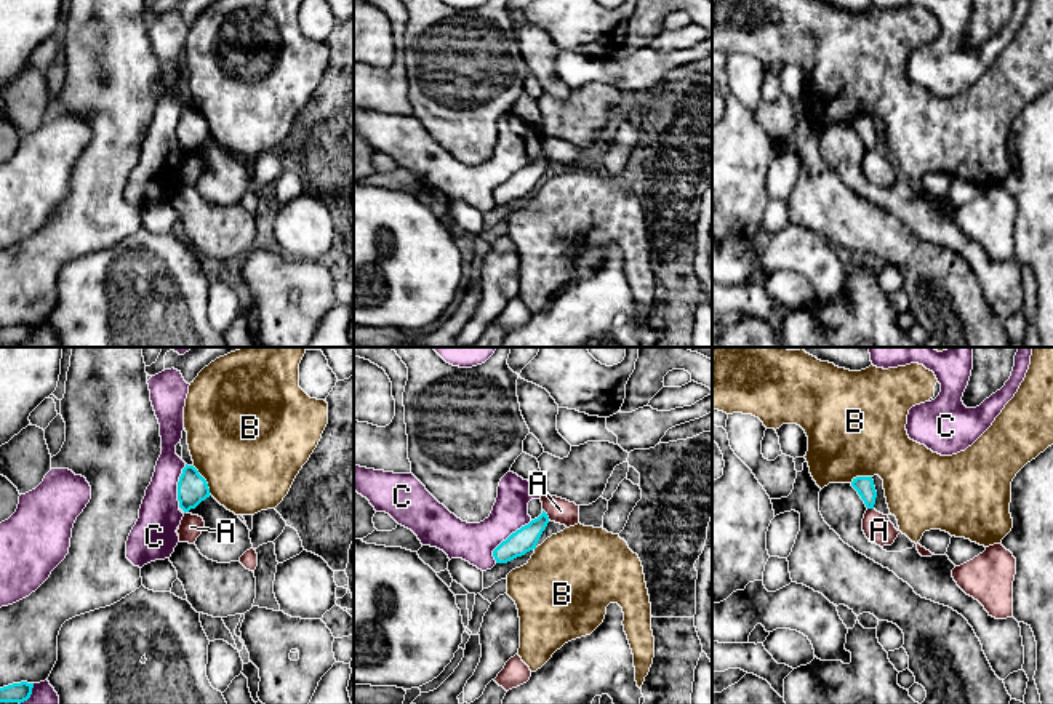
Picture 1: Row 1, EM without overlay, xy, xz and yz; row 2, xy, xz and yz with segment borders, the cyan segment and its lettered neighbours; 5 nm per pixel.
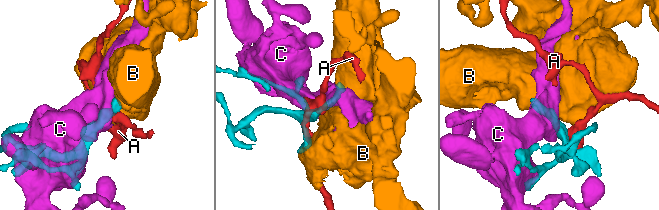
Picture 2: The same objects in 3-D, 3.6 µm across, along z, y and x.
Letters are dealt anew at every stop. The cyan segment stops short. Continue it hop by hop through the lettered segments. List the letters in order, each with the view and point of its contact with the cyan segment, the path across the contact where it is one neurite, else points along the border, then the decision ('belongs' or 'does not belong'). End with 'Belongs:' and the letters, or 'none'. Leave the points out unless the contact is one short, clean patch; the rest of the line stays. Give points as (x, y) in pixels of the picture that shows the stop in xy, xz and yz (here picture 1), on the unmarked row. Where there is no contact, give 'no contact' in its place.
A: xz (546, 156) | along xz (543, 151), (549, 160) | does not belong
B: xy (205, 122) | along xy (192, 108), (205, 122), (212, 136) | does not belong
C: xz (508, 180) | does not belong
Belongs: none

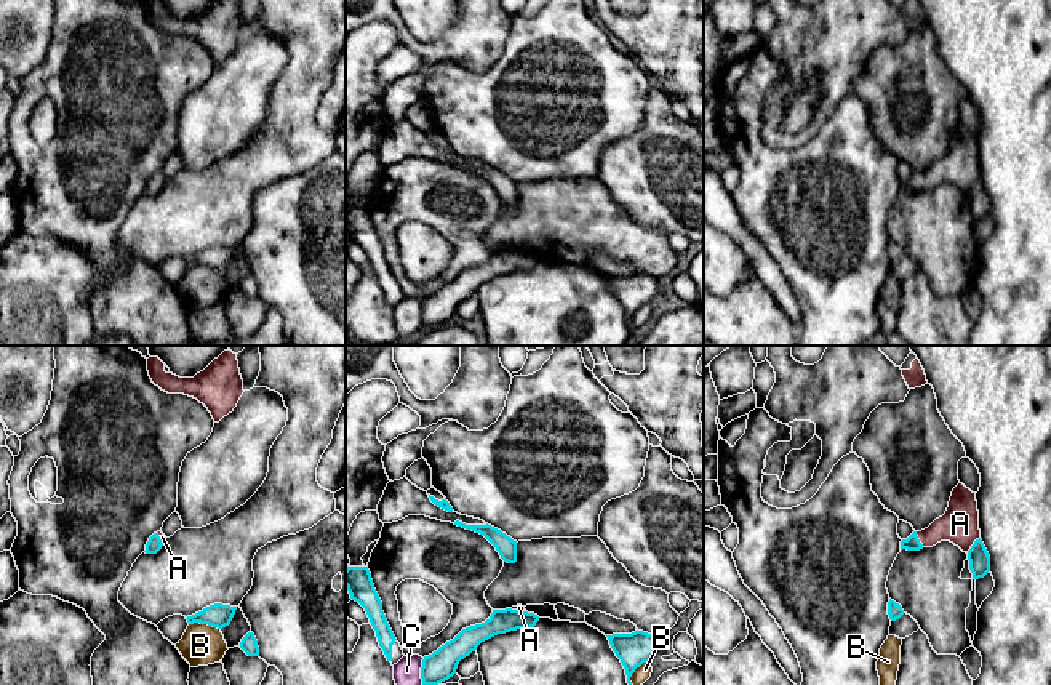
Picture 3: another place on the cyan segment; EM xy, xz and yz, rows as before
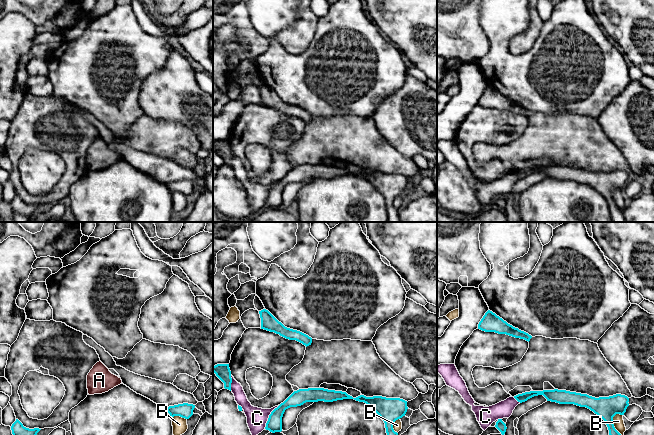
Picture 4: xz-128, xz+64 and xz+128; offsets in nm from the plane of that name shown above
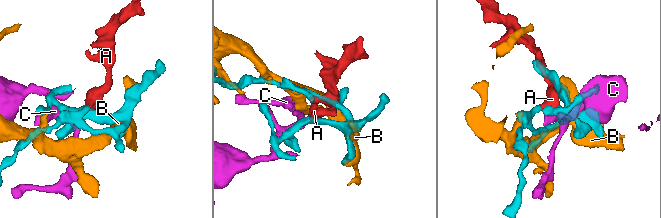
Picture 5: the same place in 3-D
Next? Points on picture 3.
A: yz (973, 186) | belongs
B: xz (634, 312) | does not belong
C: xz (421, 312) | does not belong
Belongs: A

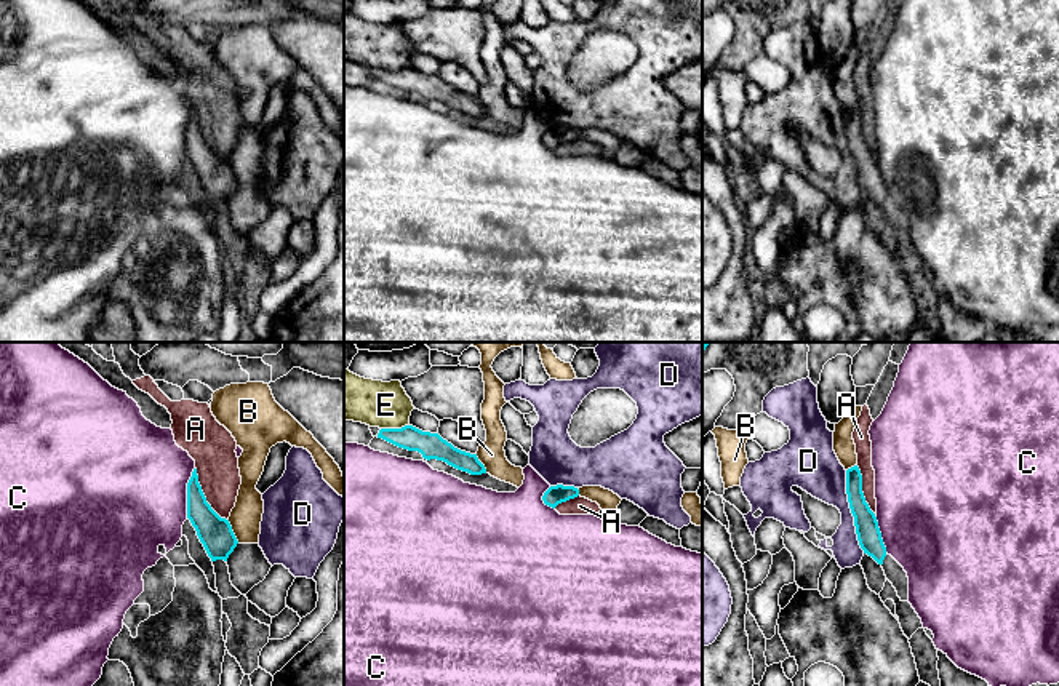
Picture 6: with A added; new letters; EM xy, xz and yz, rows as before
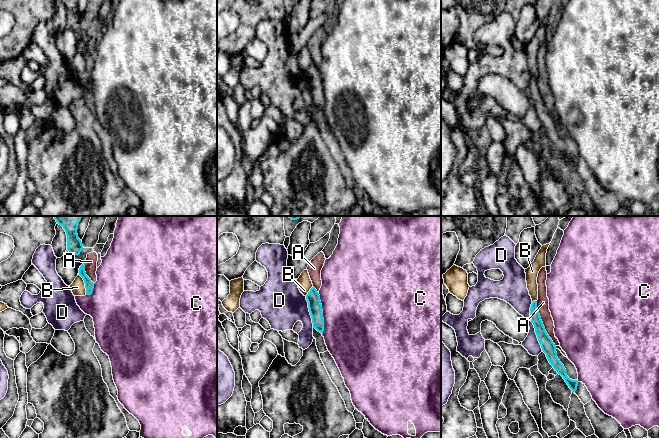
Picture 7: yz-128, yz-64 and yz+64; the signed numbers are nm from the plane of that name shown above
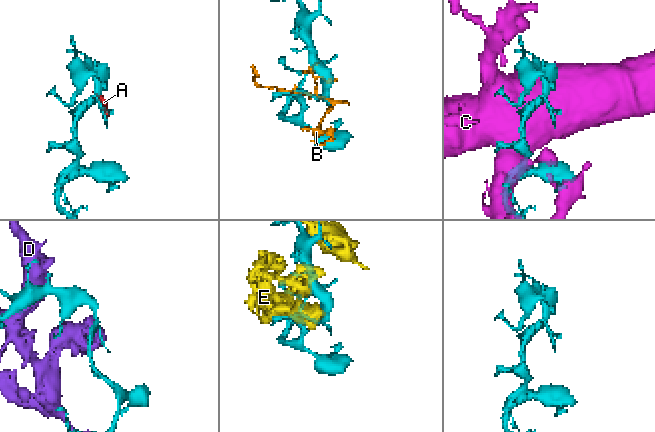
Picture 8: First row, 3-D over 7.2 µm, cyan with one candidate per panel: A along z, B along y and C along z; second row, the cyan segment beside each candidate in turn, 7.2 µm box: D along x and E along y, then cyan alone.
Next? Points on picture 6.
A: xy (203, 138) | belongs
B: xy (232, 173) | does not belong
C: xy (187, 135) | does not belong
D: yz (851, 154) | does not belong
E: xz (394, 71) | does not belong
Belongs: A

